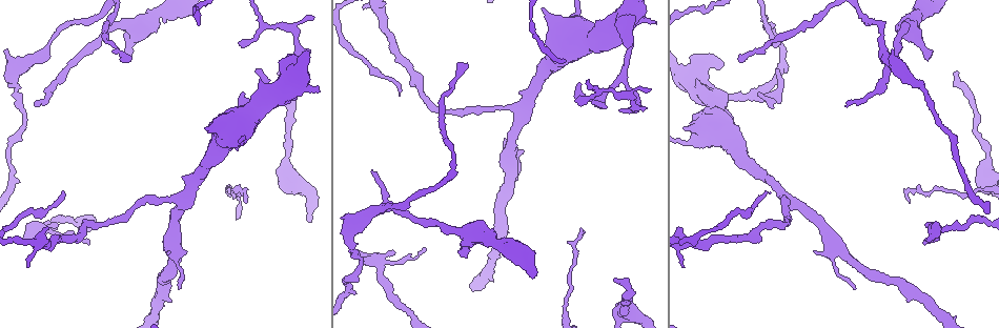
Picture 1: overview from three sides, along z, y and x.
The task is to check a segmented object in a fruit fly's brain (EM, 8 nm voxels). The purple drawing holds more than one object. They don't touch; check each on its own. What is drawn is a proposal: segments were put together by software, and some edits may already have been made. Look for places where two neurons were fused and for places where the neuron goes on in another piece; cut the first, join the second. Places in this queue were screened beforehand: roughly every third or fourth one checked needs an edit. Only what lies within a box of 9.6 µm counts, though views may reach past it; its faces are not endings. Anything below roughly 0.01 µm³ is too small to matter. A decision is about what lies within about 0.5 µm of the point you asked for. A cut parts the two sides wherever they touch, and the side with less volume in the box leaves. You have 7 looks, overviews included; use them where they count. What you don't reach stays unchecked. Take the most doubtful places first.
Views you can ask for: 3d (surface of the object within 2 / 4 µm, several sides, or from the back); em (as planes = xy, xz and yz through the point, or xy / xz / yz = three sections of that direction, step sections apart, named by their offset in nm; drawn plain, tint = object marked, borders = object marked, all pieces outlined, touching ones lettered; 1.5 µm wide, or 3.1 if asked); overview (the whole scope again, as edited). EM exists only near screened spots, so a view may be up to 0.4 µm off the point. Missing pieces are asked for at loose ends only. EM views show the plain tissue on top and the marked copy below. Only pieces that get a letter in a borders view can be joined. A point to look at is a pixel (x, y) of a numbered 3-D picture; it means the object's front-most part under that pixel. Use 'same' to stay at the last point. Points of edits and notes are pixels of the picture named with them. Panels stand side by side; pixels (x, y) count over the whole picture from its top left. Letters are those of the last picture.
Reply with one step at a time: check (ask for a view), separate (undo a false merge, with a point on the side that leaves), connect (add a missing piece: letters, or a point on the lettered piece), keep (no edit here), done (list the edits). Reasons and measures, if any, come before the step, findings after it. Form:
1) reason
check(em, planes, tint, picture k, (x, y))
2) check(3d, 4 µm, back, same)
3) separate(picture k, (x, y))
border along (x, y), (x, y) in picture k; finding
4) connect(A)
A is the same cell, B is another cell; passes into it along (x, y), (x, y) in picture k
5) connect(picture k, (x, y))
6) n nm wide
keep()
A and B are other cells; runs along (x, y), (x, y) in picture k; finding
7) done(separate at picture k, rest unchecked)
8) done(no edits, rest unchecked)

check(3d, 4 µm, back, picture 1, (928, 60))

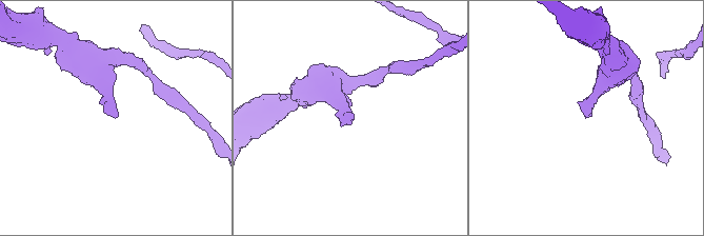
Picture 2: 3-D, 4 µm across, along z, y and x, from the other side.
check(em, planes, tint, picture 2, (117, 115))

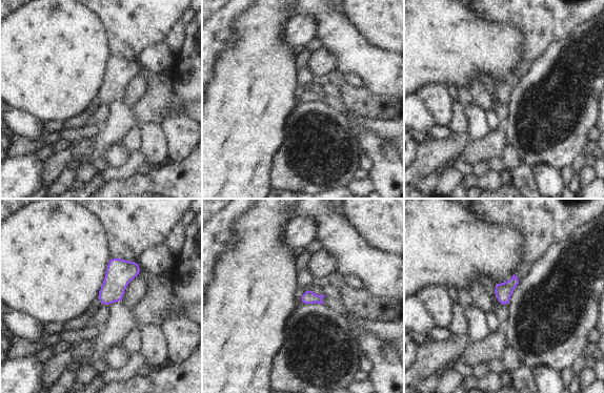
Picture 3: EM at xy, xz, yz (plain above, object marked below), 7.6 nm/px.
what lies round it
check(em, planes, borders, same)

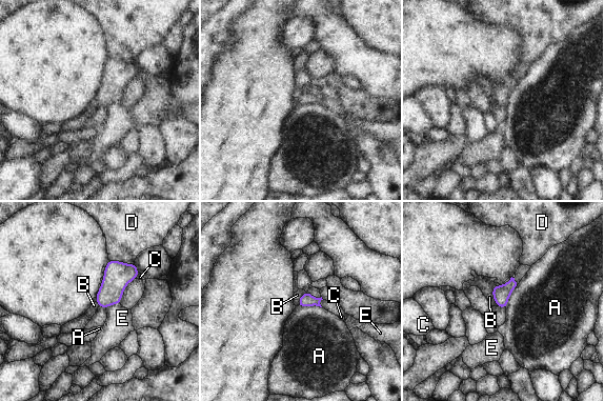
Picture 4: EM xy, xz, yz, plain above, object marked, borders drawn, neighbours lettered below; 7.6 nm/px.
keep()
A, B, C, D and E are other cells; border along (304, 291), (297, 304) in picture 4; no lettered piece goes on from it

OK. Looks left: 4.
an open end
check(em, planes, borders, picture 1, (845, 102))

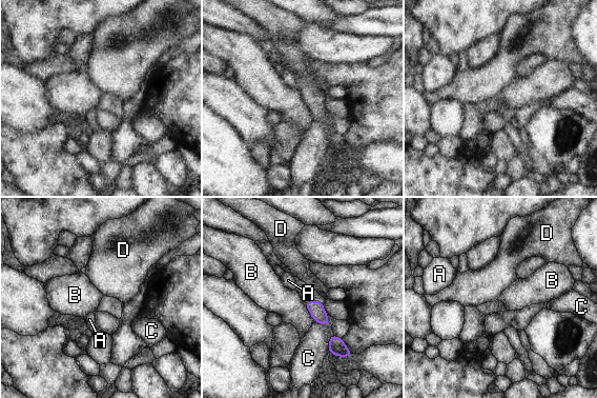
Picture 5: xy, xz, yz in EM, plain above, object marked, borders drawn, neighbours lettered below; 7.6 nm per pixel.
keep()
A, B, C and D are other cells; border along (303, 301), (314, 321) in picture 5; none of them fits

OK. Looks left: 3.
long arm stops here
check(3d, 2 µm, picture 1, (64, 194))

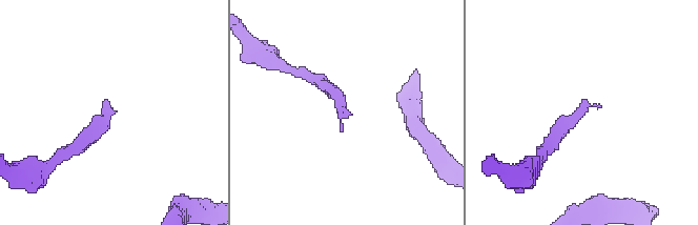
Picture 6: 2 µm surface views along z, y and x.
now the EM
check(em, xy, step 4, borders, picture 6, (342, 130))

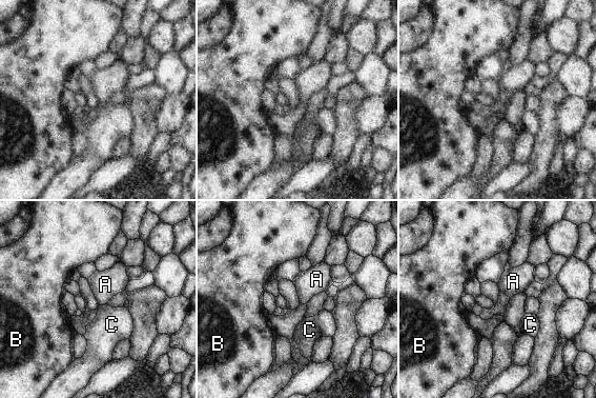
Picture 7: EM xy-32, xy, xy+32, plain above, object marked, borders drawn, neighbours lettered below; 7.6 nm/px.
another direction
check(em, planes, borders, same)

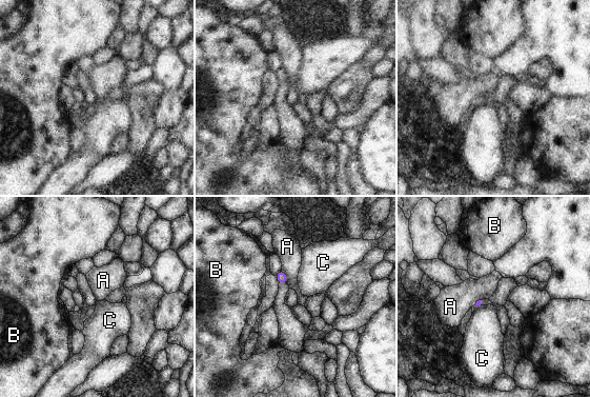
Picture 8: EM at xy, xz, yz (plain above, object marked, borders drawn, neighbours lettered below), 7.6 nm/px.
keep()
A, B and C are other cells; border along (282, 269), (288, 282) in picture 8; no lettered piece goes on from it

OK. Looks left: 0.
done(no edits, rest unchecked)

